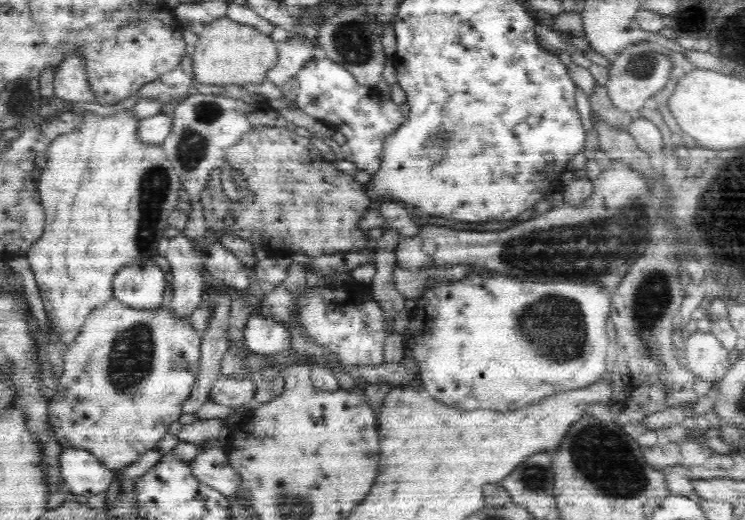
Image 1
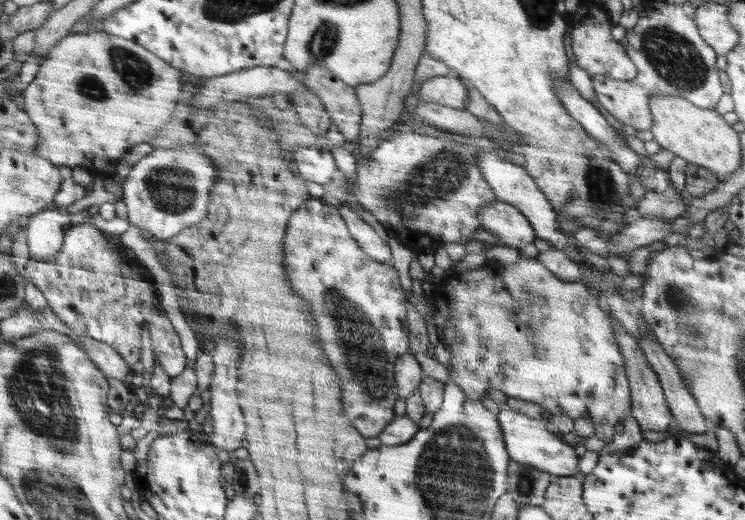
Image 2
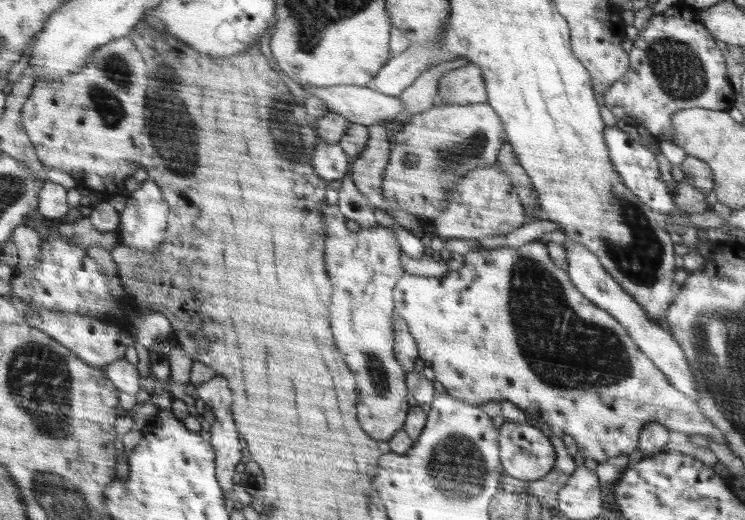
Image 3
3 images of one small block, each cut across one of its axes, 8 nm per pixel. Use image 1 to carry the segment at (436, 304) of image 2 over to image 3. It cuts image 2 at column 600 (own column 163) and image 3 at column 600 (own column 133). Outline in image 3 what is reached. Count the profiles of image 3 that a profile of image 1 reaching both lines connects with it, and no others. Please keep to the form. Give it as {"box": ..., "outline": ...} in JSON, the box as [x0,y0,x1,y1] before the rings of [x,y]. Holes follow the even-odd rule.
{"box":[394,239,729,462],"outline":[[[539,239],[518,247],[504,245],[490,250],[474,249],[465,254],[462,268],[448,271],[443,277],[428,278],[404,274],[403,278],[400,278],[399,282],[396,283],[394,299],[394,312],[403,317],[410,326],[412,336],[415,337],[415,342],[418,345],[419,358],[424,361],[428,360],[432,364],[435,381],[440,382],[450,396],[470,404],[509,400],[525,411],[527,415],[537,417],[549,426],[558,426],[558,428],[562,428],[565,434],[570,434],[576,440],[580,454],[585,458],[592,458],[596,462],[606,462],[608,458],[614,458],[620,454],[630,455],[638,447],[640,431],[652,422],[664,424],[669,431],[683,432],[686,435],[704,435],[716,444],[724,444],[729,447],[724,433],[717,429],[711,420],[708,420],[699,405],[670,383],[667,375],[661,369],[656,368],[651,358],[631,339],[631,335],[619,323],[619,320],[612,317],[606,309],[593,304],[575,287],[575,284],[572,284],[570,274],[555,264],[555,261],[550,257],[547,244],[539,241]]]}

